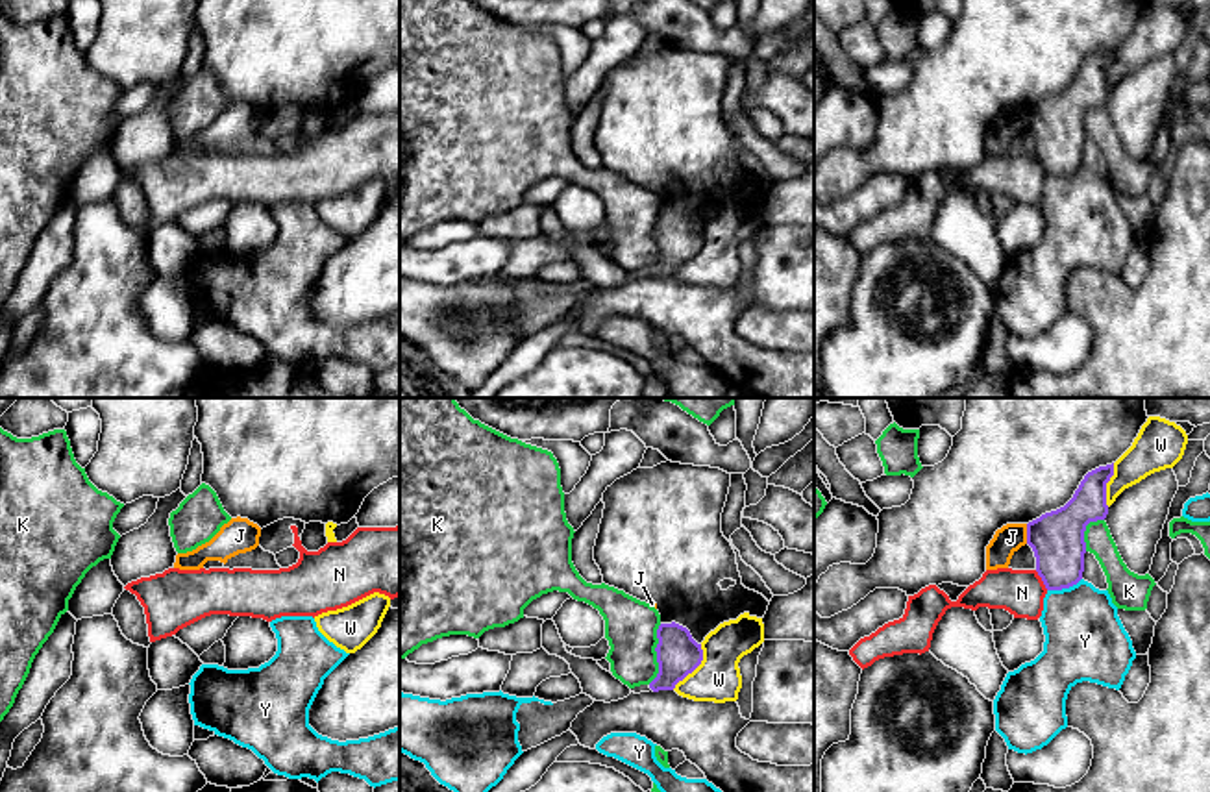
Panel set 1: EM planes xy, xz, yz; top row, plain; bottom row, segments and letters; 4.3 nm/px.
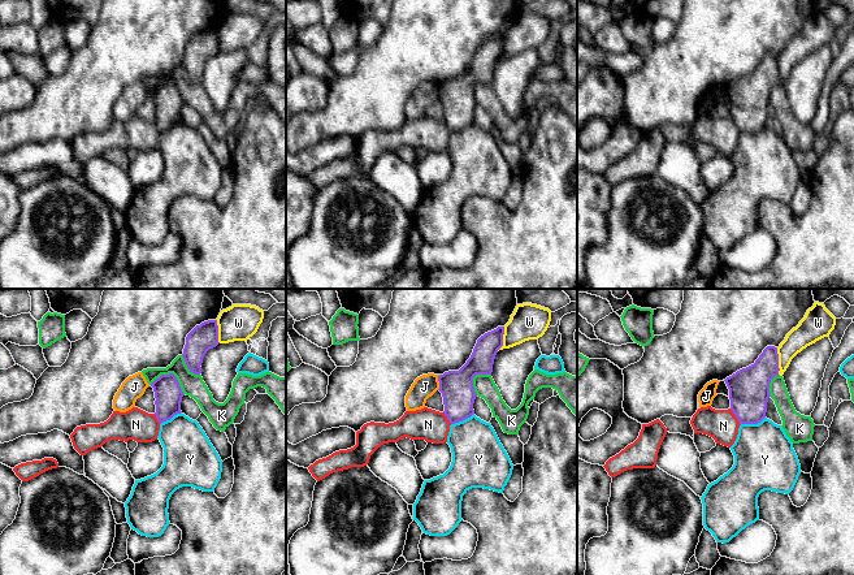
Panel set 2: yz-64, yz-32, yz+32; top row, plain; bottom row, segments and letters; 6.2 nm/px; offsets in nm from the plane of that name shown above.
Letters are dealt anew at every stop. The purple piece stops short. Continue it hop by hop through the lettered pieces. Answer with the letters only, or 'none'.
none

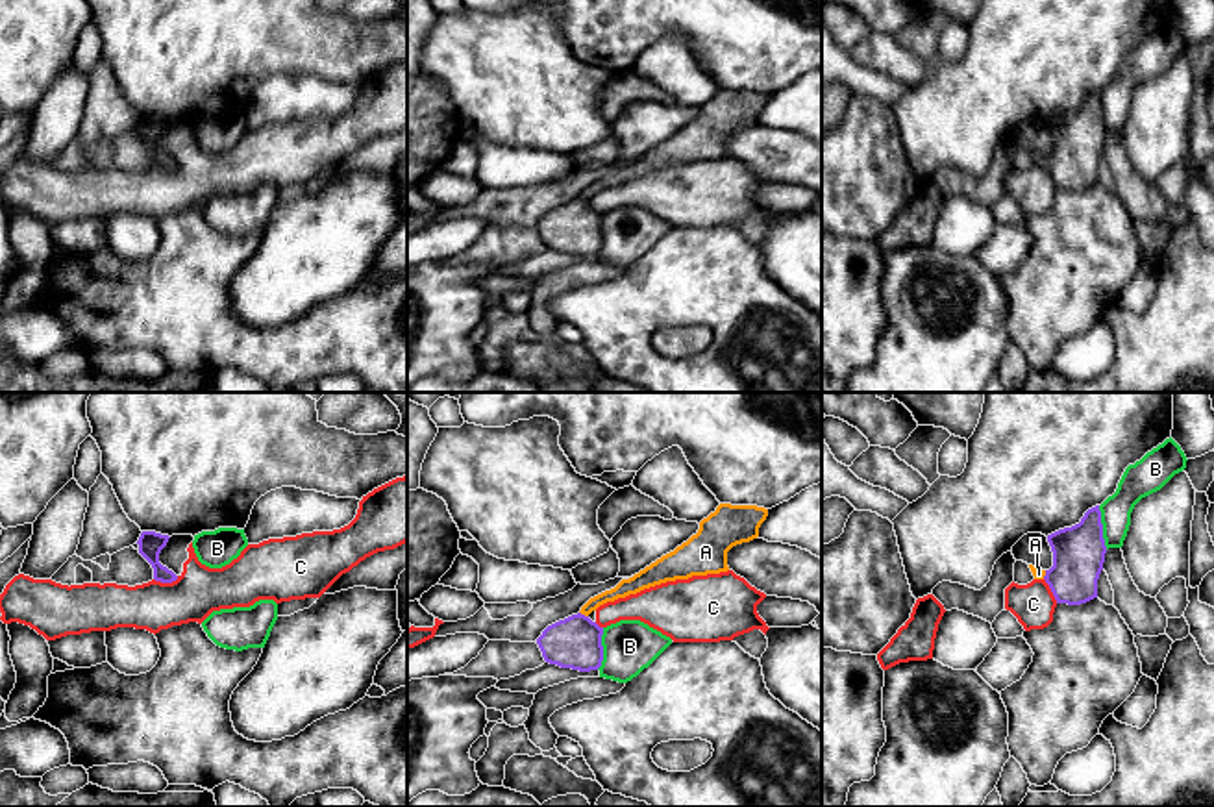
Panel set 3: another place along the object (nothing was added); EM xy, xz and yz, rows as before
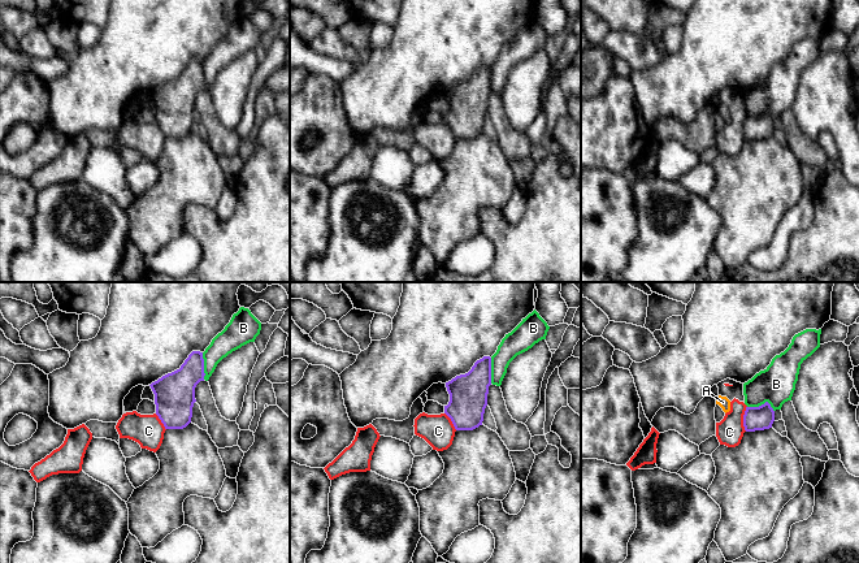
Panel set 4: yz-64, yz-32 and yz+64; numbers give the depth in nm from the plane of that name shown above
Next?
A

